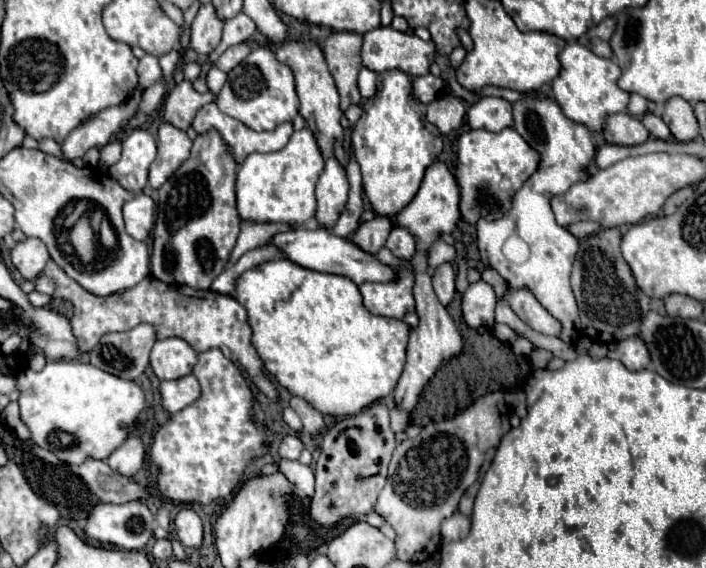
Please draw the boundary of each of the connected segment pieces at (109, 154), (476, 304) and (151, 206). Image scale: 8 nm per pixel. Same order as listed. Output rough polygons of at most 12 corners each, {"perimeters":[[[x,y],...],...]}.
{"perimeters":[[[121,143],[101,149],[99,165],[111,167],[121,157]],[[485,281],[463,293],[469,327],[491,327],[497,297]],[[139,193],[123,207],[125,229],[145,241],[155,223],[155,203]]]}

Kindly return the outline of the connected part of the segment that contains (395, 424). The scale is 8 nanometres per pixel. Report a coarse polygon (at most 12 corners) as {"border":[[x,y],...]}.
{"border":[[395,407],[389,409],[393,433],[405,431],[409,415]]}

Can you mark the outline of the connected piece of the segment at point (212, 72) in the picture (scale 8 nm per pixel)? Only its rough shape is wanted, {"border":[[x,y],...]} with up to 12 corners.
{"border":[[219,67],[207,71],[207,87],[217,95],[227,81],[227,73]]}

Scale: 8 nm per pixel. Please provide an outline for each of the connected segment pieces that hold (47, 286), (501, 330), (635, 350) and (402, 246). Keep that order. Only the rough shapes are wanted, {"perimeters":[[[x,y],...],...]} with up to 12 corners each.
{"perimeters":[[[47,275],[35,279],[37,291],[51,295],[55,281]],[[495,325],[495,335],[503,343],[521,337],[509,325]],[[639,337],[617,343],[609,353],[629,371],[649,365],[649,351]],[[393,227],[385,245],[399,259],[411,259],[415,239]]]}

